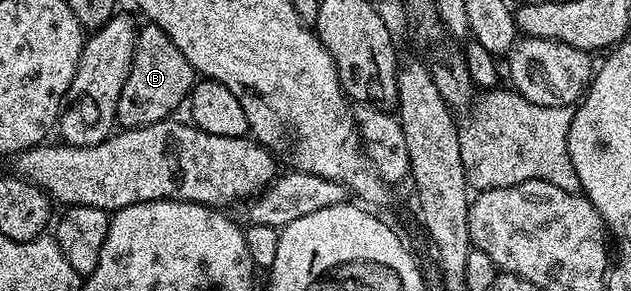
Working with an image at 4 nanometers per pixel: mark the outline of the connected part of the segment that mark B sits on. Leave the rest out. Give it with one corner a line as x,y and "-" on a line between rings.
150,22
144,25
139,28
129,78
125,78
125,86
121,86
121,98
117,98
115,118
118,127
123,130
144,128
174,117
182,104
184,107
191,89
197,83
195,67
187,61
185,54
181,54
181,50
177,50
177,46
173,46
173,42
169,42
165,30

